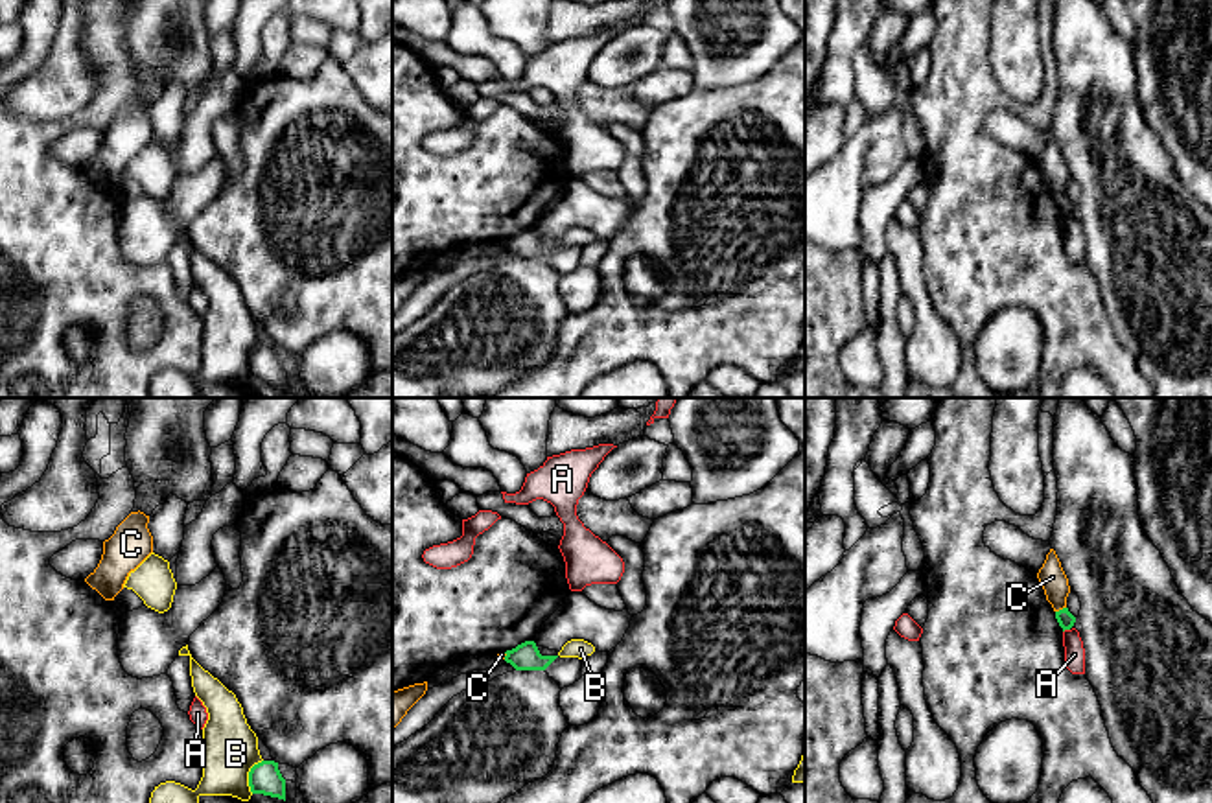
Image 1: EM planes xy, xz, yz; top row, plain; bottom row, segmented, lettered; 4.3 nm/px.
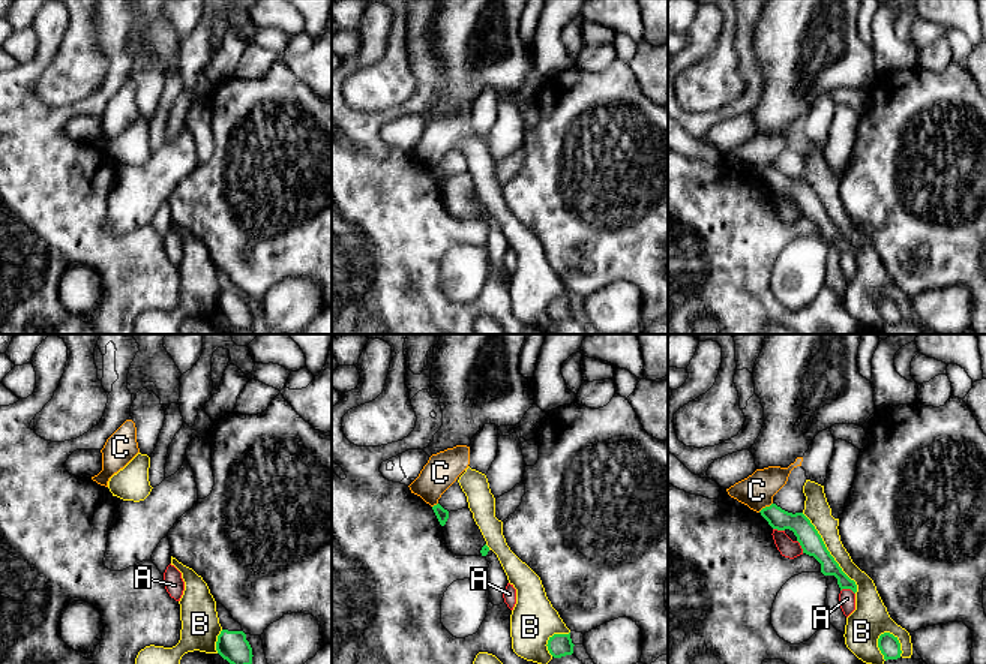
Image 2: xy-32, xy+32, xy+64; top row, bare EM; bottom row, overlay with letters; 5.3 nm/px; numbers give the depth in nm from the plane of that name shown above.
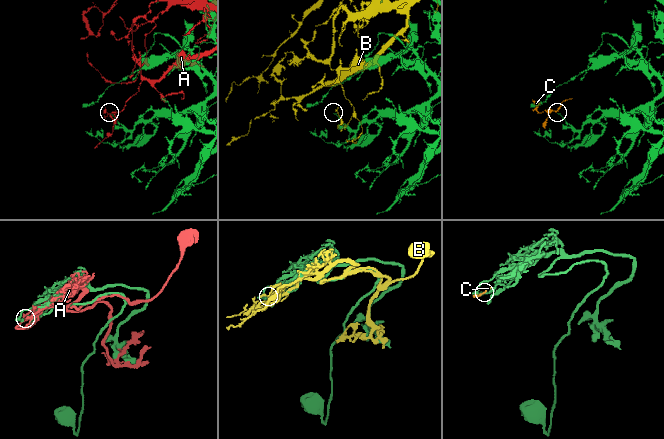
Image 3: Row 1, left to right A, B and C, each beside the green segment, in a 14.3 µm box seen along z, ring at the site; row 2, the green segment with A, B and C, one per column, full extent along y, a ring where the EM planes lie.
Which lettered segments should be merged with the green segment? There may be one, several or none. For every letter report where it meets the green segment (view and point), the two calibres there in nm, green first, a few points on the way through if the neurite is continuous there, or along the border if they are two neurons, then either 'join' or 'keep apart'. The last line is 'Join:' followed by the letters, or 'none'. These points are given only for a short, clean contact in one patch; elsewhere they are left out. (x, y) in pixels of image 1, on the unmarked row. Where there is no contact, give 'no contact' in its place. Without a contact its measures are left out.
A: contact yz (1065, 216); calibres 70 and 100 nm; keep apart
B: contact xy (249, 363); calibres 140 and 240 nm; keep apart
C: contact yz (1060, 197); calibres 70 and 120 nm; way yz (1065, 207), (1060, 197), (1052, 164); join
Join: C

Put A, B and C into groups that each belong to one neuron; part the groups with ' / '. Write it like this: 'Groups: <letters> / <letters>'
Groups: A / B / C

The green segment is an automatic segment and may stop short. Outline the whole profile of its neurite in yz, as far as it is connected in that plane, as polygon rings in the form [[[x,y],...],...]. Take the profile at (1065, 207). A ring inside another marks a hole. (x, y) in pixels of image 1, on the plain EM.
[[[1050,136],[1050,140],[1046,142],[1046,147],[1037,160],[1037,166],[1044,177],[1046,188],[1055,199],[1059,214],[1063,215],[1063,219],[1070,217],[1076,210],[1076,204],[1066,195],[1070,173],[1054,136]]]

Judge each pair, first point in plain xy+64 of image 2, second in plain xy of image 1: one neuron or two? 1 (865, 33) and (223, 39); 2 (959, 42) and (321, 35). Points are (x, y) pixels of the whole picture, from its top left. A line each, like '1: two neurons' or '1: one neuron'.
1: two neurons
2: two neurons

